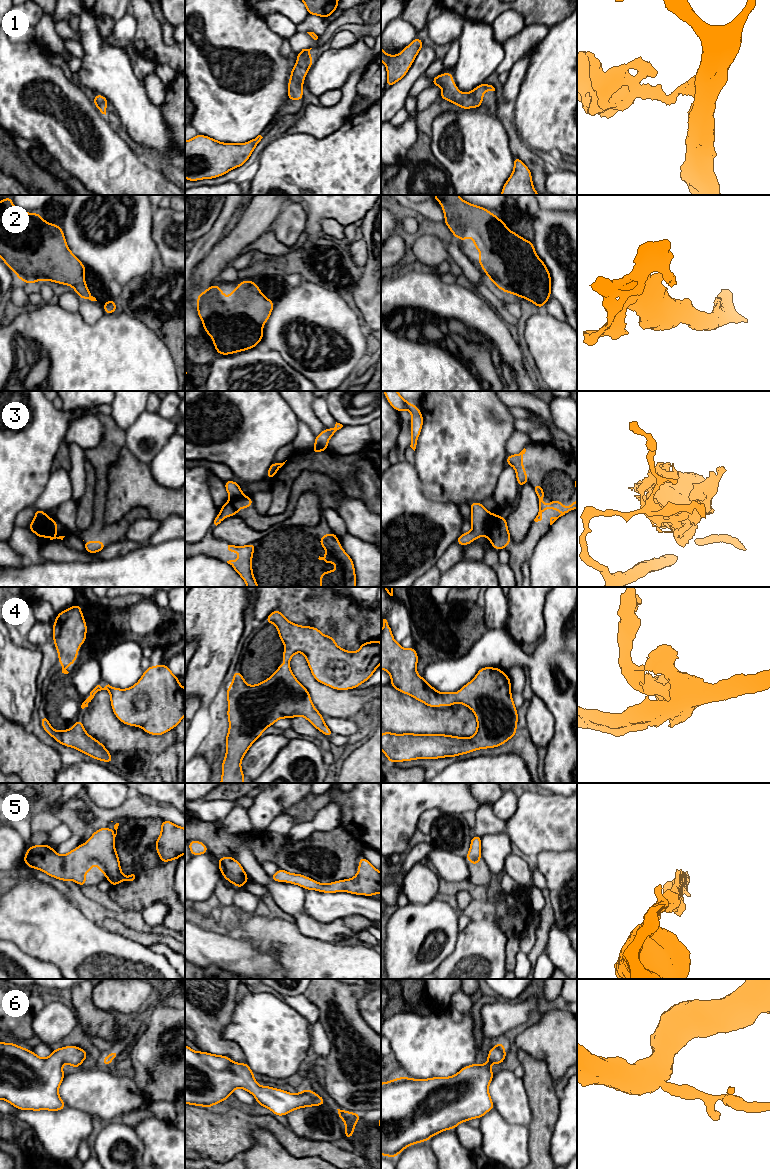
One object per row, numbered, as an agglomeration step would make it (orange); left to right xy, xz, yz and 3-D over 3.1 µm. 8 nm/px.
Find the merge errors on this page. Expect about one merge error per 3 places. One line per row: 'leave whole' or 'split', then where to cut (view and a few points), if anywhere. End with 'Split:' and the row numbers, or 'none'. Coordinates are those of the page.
1: leave whole | no cut
2: leave whole | no cut
3: split | yz (490, 513), (487, 518), (486, 533), (484, 535)
4: leave whole | no cut
5: leave whole | no cut
6: leave whole | no cut
Split: 3

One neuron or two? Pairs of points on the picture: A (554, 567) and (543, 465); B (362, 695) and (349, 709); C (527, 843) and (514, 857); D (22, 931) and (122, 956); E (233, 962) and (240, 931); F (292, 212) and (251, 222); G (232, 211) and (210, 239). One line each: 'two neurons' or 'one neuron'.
A: two neurons
B: one neuron
C: two neurons
D: one neuron
E: two neurons
F: two neurons
G: one neuron

